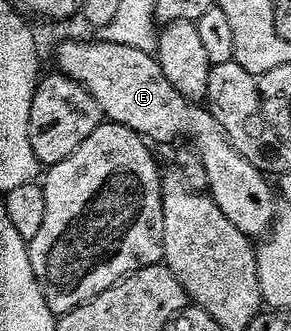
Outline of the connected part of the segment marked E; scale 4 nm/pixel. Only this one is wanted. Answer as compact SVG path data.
M93 37L69 39L57 47L56 70L82 83L99 101L101 114L110 123L121 123L154 144L176 144L180 135L189 135L188 142L196 147L203 169L207 169L208 194L223 209L223 217L250 237L260 236L270 226L275 215L270 180L236 151L208 106L194 105L167 81L156 54Z

